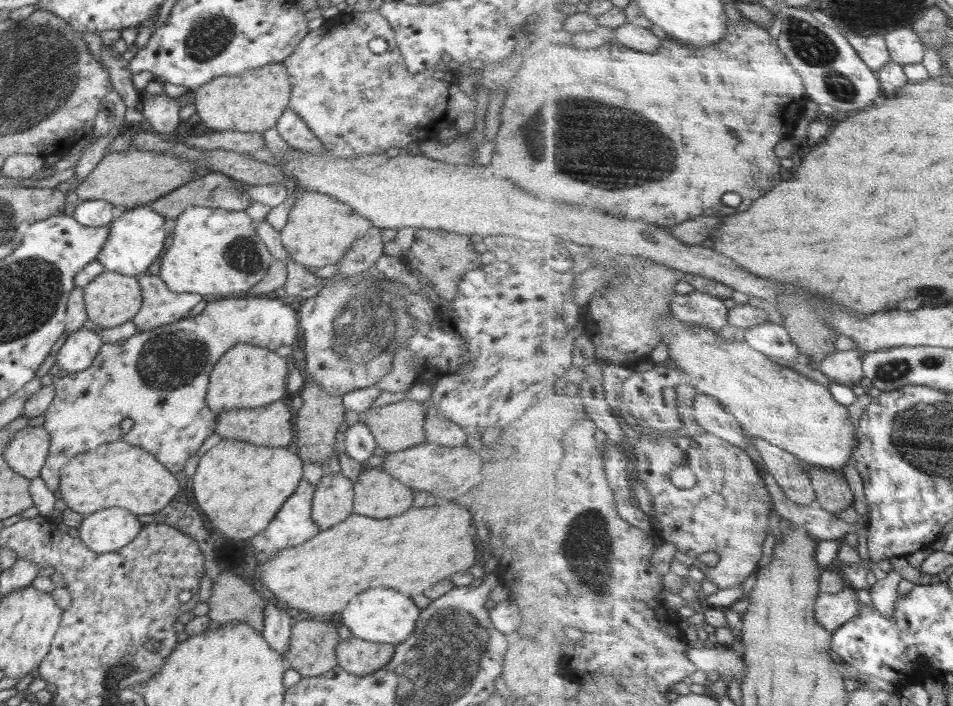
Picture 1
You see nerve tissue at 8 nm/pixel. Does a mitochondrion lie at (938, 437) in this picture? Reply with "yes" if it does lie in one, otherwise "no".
yes

